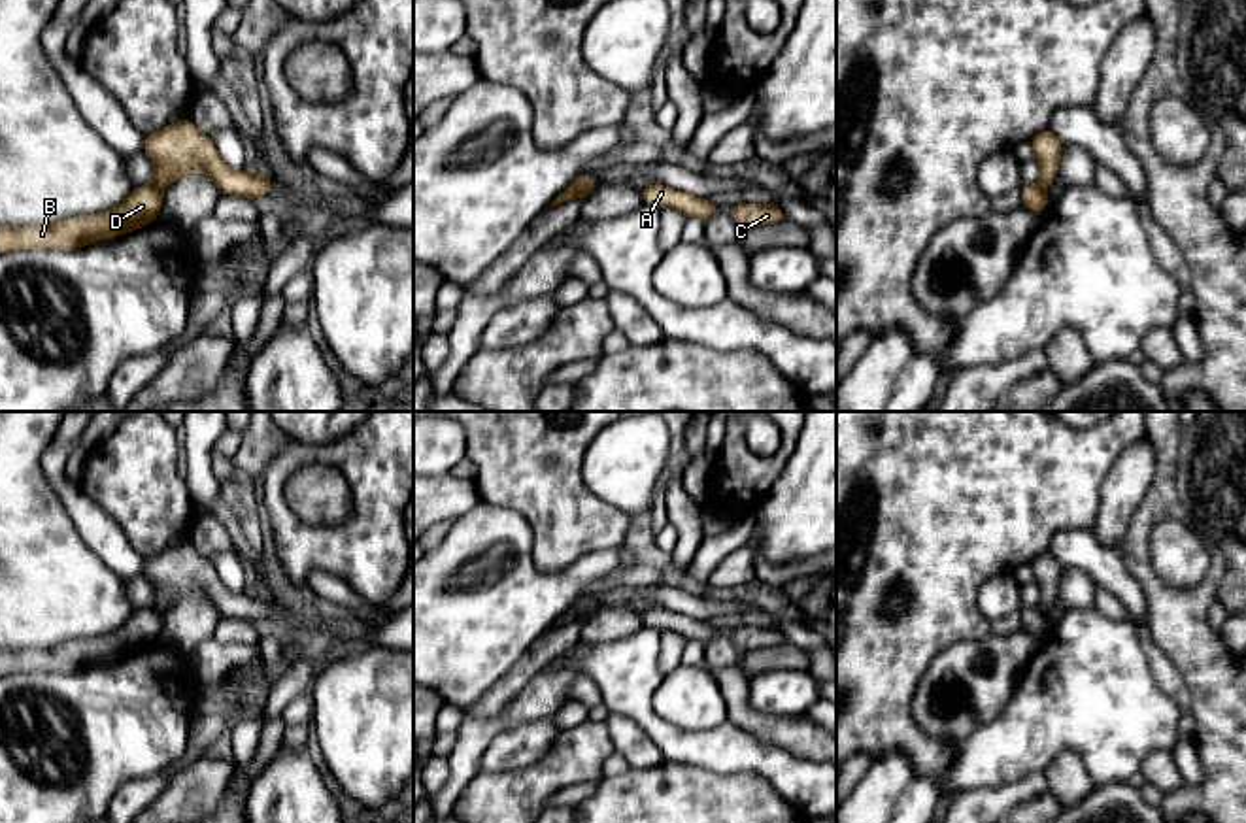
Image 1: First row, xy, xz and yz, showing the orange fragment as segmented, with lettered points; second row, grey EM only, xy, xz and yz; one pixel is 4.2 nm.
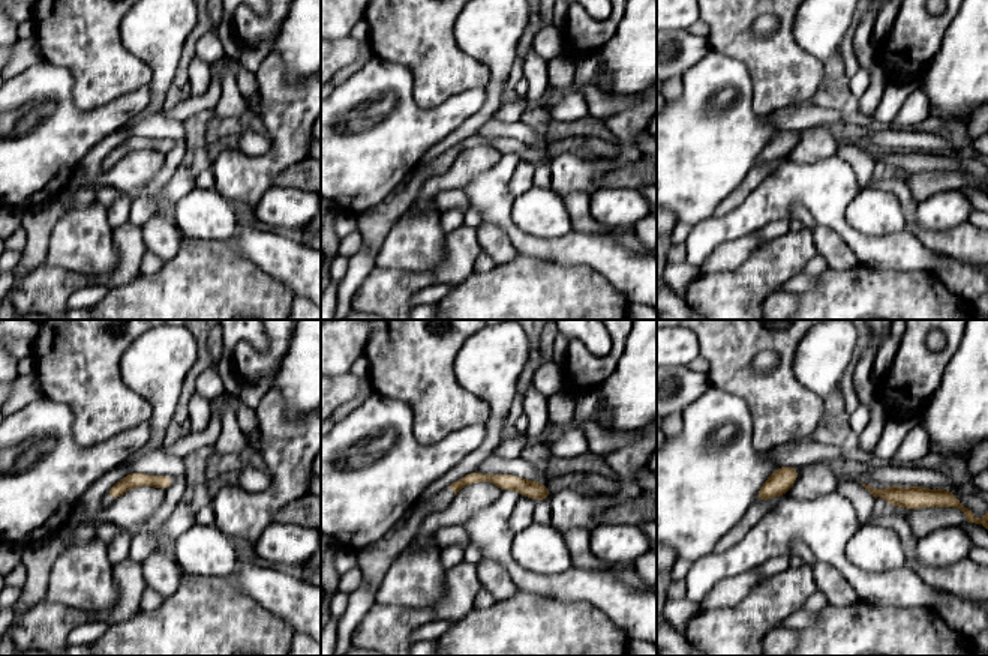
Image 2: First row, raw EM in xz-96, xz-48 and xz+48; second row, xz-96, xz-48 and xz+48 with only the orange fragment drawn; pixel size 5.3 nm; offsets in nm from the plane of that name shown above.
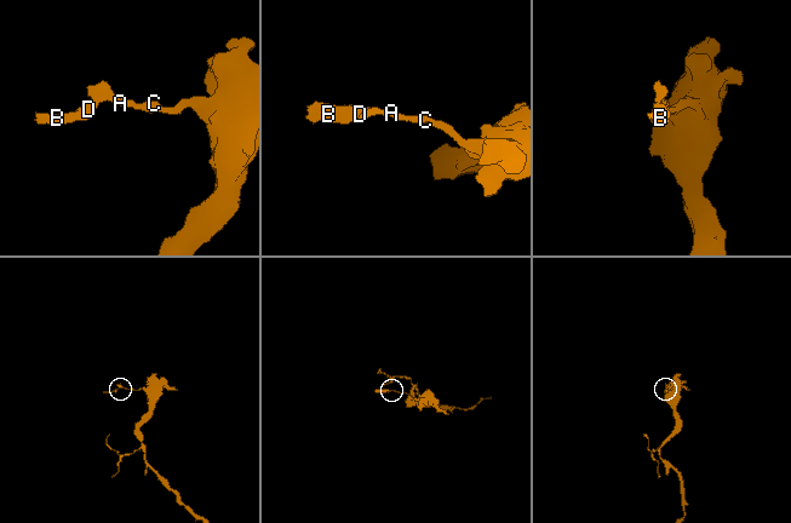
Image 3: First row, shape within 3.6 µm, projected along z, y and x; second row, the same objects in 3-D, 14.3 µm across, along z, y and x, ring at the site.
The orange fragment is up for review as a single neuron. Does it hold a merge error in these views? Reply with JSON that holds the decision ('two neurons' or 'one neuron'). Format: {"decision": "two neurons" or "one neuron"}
{"decision": "two neurons"}

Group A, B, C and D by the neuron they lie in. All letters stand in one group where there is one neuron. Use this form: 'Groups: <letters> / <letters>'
Groups: A C / B D

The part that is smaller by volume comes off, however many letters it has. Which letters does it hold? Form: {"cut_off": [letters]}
{"cut_off": ["B", "D"]}

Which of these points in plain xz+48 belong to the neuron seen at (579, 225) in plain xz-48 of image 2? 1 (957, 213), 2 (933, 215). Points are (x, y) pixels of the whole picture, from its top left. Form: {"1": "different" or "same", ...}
{"1": "different", "2": "different"}

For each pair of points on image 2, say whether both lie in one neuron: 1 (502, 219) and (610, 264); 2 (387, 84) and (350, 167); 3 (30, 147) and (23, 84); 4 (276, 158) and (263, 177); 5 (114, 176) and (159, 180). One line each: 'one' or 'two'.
1: one
2: one
3: one
4: one
5: two

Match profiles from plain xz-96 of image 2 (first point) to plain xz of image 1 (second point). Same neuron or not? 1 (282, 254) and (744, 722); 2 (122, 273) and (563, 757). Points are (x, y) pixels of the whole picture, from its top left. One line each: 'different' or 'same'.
1: different
2: same

